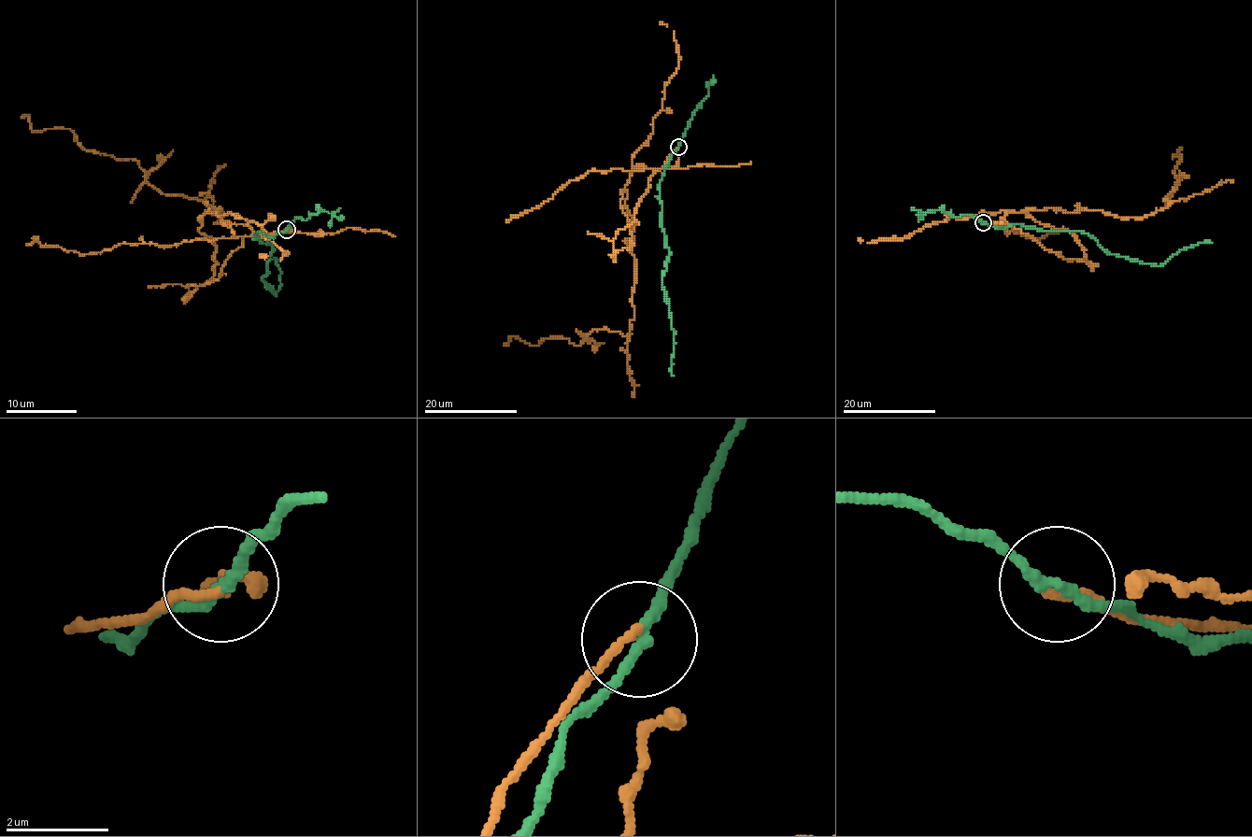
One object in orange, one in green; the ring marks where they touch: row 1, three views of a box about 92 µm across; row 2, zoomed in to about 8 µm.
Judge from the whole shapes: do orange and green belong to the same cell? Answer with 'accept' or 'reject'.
reject

